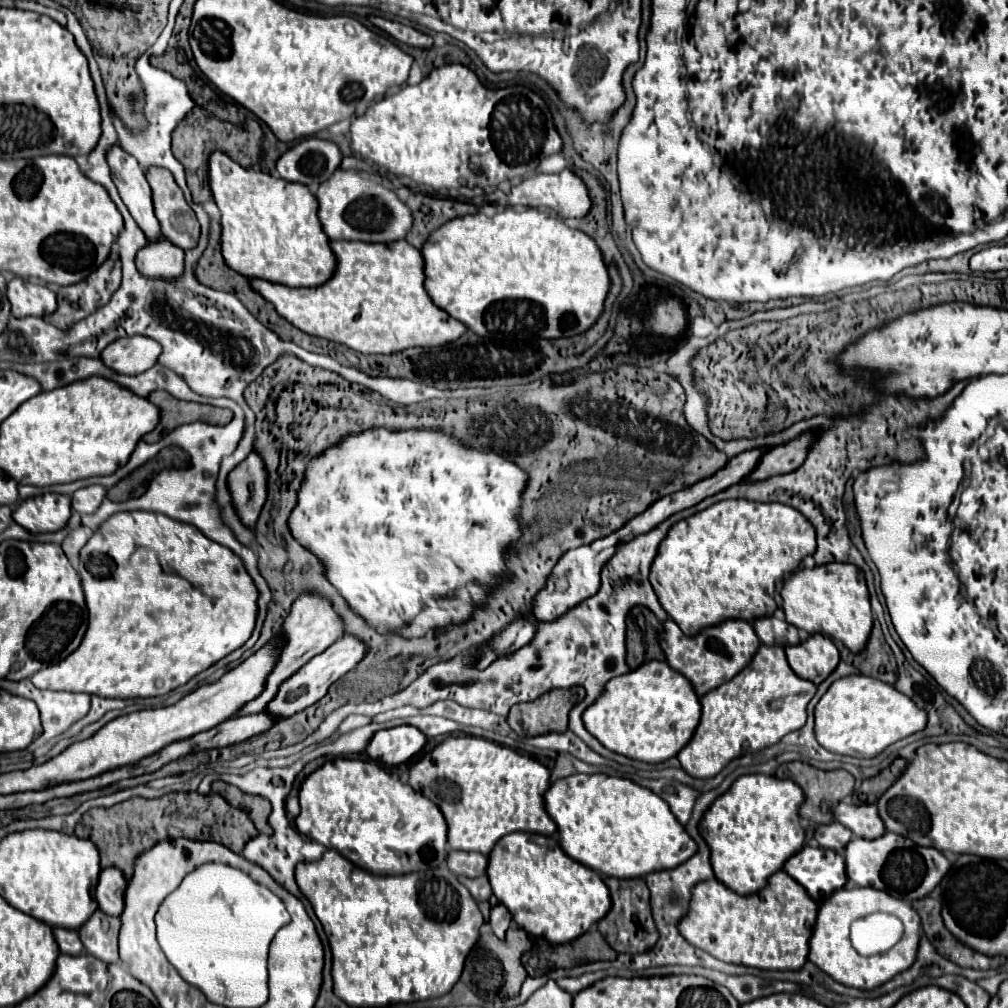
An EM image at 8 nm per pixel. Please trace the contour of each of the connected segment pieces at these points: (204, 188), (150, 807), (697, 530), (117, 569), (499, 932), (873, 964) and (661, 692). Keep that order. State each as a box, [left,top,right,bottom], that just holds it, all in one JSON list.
[[172,107,262,203],[82,793,258,879],[650,501,816,635],[32,511,260,699],[490,905,512,939],[808,887,920,989],[582,661,700,763]]

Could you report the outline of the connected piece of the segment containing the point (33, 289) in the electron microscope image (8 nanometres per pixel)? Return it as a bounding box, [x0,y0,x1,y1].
[6,277,56,317]

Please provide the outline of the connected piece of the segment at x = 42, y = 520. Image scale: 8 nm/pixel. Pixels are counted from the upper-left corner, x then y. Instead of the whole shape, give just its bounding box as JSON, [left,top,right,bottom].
[12,493,70,533]

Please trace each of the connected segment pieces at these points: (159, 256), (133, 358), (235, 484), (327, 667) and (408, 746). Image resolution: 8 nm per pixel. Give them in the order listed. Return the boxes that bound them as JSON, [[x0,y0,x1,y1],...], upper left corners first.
[[136,235,184,277],[100,335,162,375],[228,451,268,527],[266,635,368,717],[366,725,426,765]]

